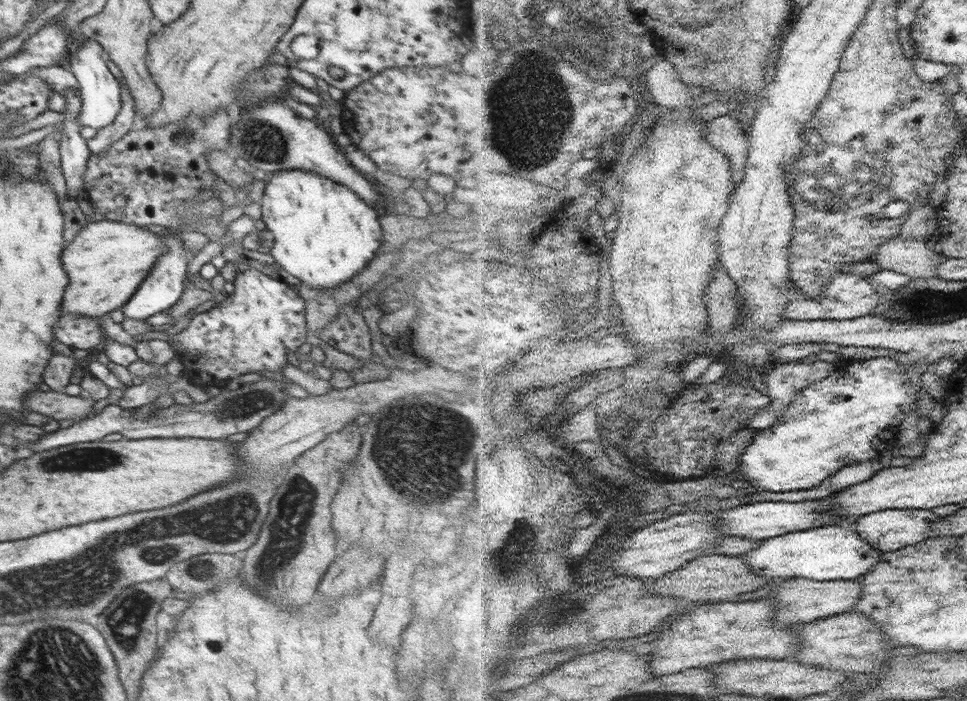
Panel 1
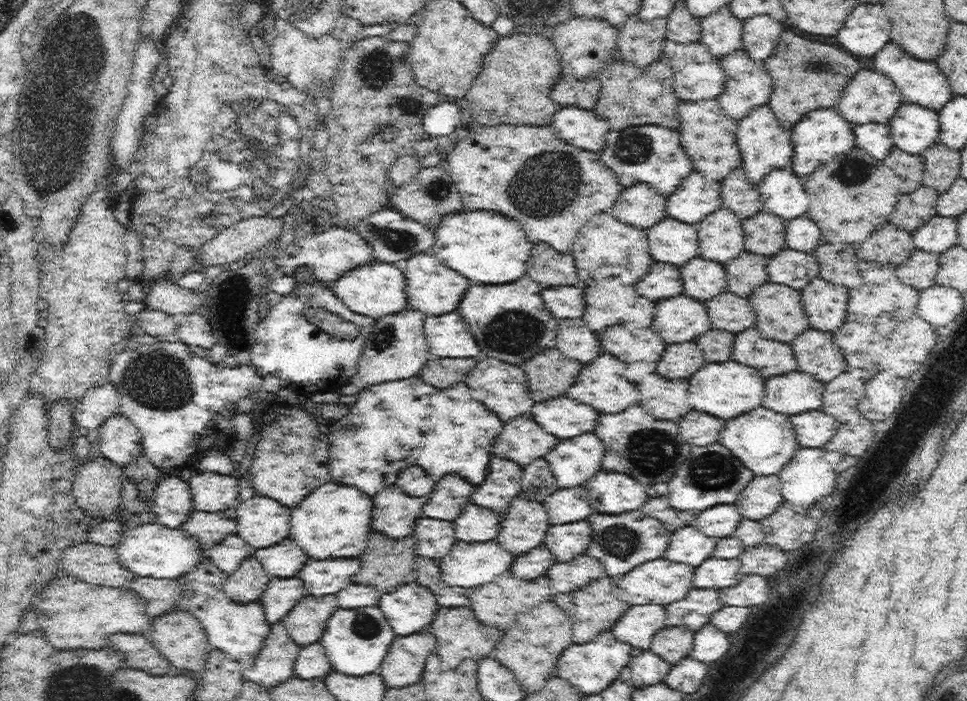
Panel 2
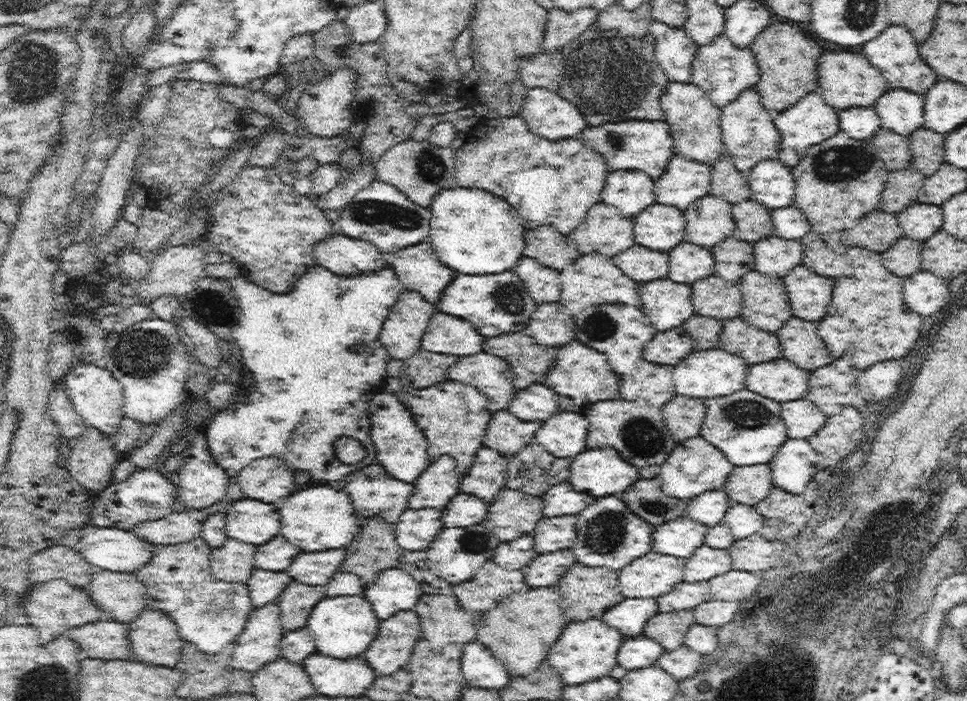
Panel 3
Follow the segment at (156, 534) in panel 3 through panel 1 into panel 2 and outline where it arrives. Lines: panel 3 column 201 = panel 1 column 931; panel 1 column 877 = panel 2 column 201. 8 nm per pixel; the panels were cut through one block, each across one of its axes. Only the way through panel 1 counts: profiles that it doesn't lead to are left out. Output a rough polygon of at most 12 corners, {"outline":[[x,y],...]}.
{"outline":[[237,509],[194,510],[183,527],[203,549],[236,535]]}

